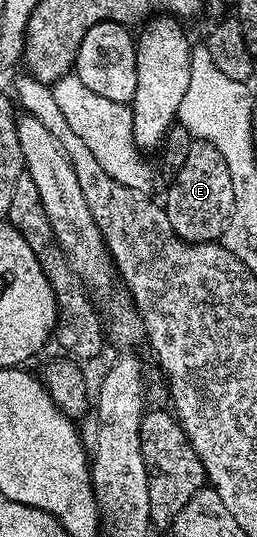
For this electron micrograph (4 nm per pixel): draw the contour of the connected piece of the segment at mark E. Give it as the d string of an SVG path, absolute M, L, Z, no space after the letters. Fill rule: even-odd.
M201 139L192 141L185 165L181 165L168 187L165 210L177 237L187 243L210 243L222 236L230 220L234 195L225 160L213 145Z

